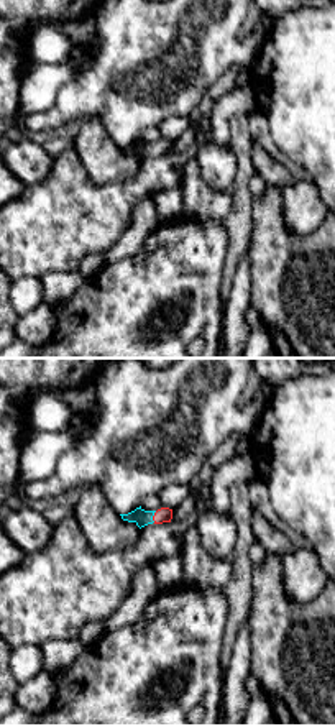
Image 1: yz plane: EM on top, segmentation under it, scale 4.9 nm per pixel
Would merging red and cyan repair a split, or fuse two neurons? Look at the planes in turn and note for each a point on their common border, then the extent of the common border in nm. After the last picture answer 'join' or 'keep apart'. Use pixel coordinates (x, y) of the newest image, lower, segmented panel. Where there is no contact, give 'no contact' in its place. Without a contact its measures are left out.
(153, 516) | 60 nm

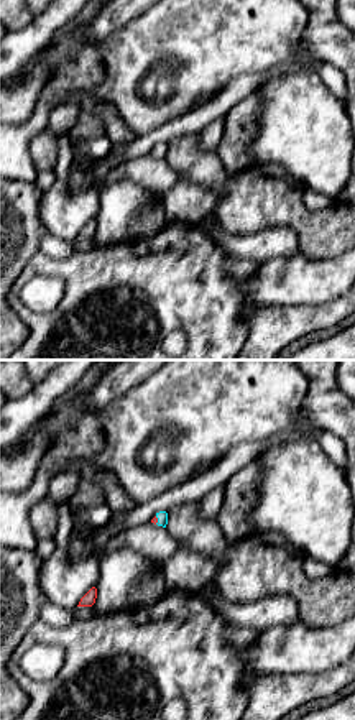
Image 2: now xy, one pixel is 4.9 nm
(156, 520) | 40 nm

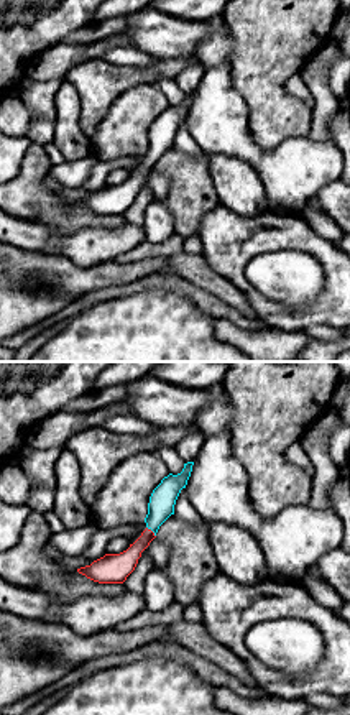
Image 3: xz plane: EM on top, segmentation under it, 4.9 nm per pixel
(151, 531) | 70 nm

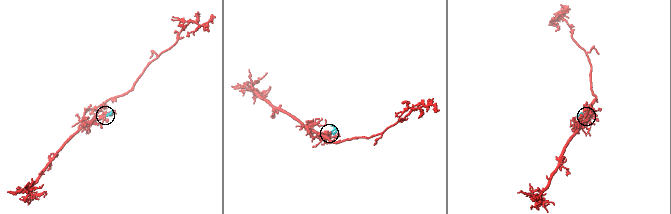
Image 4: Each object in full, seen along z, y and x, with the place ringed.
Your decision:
join

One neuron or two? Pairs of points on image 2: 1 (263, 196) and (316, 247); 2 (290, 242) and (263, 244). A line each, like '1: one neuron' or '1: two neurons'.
1: one neuron
2: one neuron

